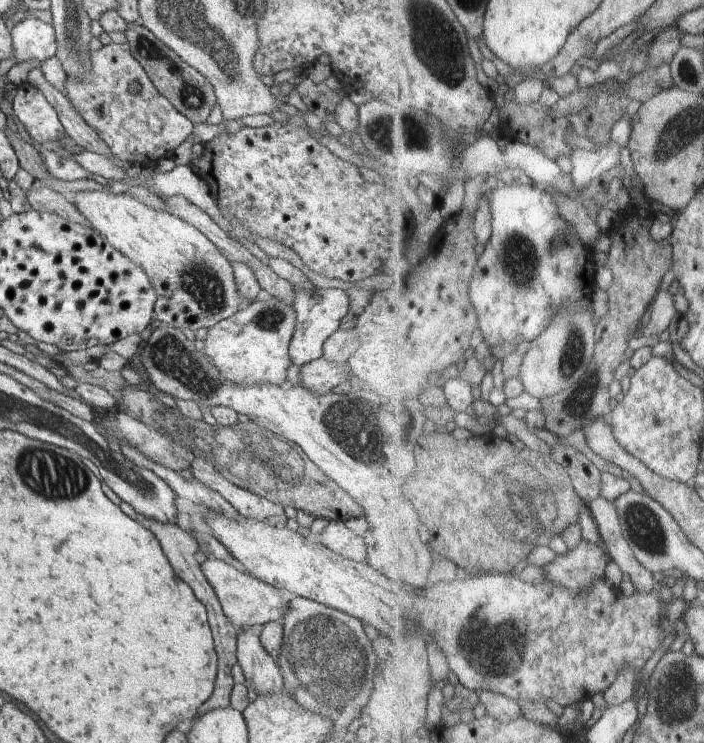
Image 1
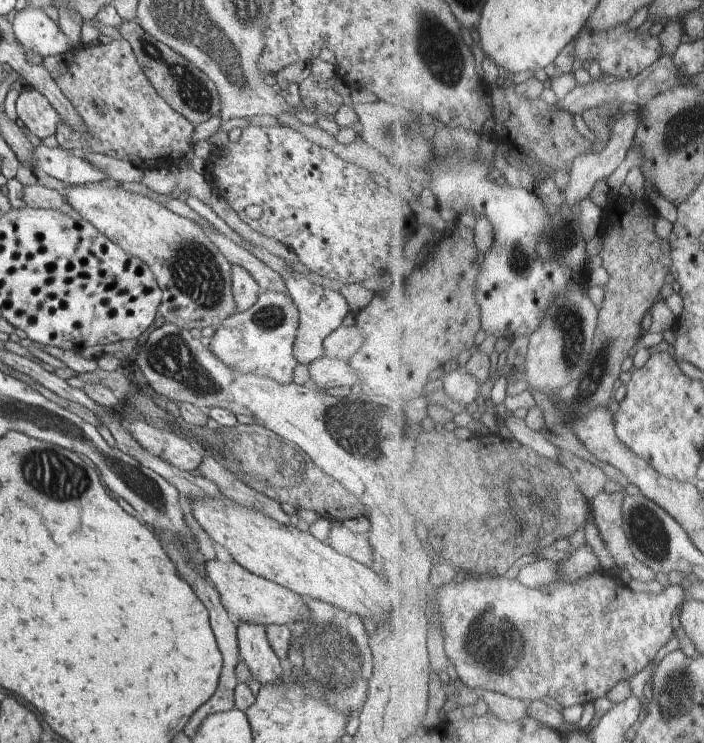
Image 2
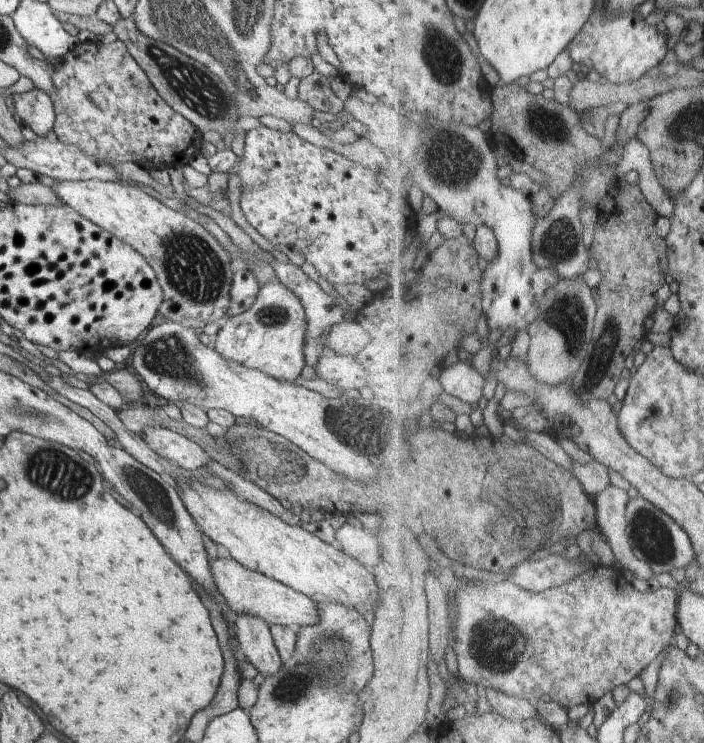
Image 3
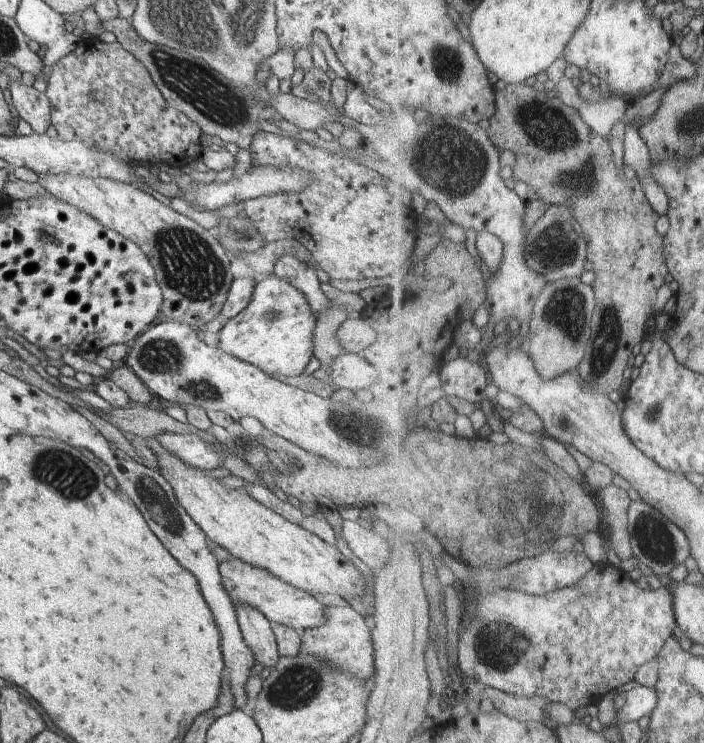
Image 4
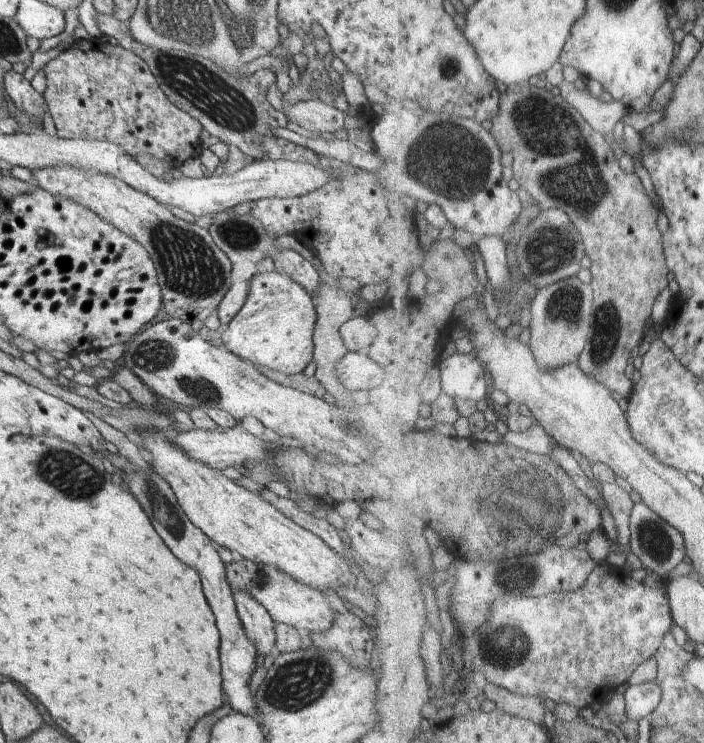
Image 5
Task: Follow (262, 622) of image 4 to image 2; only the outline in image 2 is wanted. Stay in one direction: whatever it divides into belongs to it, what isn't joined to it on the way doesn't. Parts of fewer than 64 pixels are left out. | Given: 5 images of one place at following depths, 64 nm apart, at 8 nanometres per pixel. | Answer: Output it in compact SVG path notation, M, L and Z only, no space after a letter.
M237 623L237 649L239 657L248 665L249 671L252 674L252 680L257 680L261 686L268 684L276 684L278 680L282 680L282 675L285 672L280 667L280 660L276 658L276 654L272 652L266 631L263 625L250 623Z

